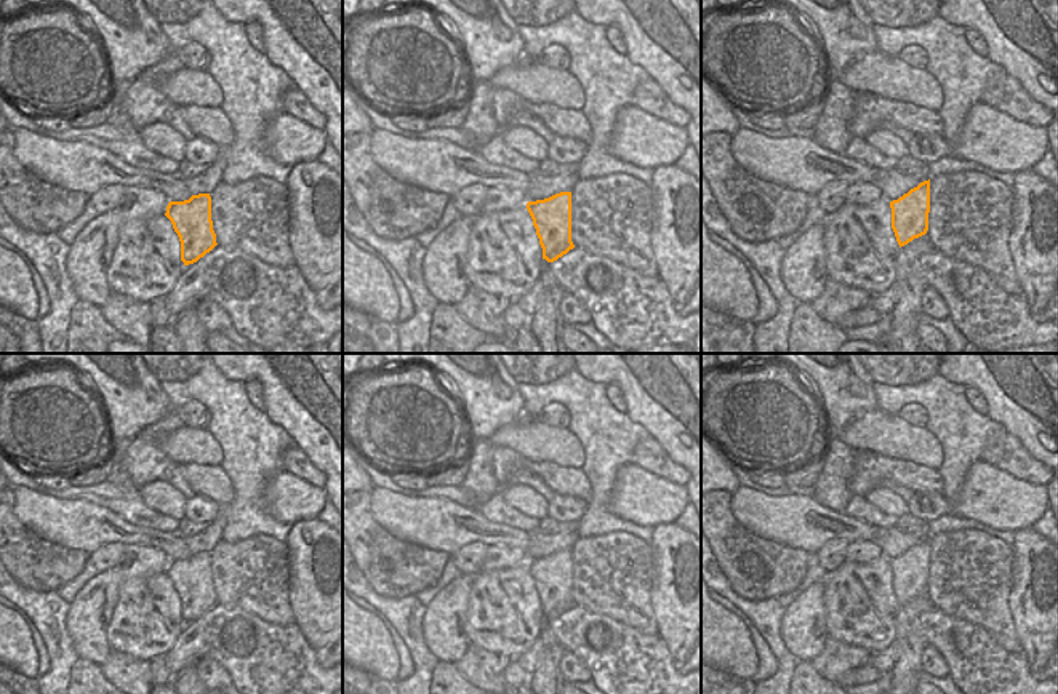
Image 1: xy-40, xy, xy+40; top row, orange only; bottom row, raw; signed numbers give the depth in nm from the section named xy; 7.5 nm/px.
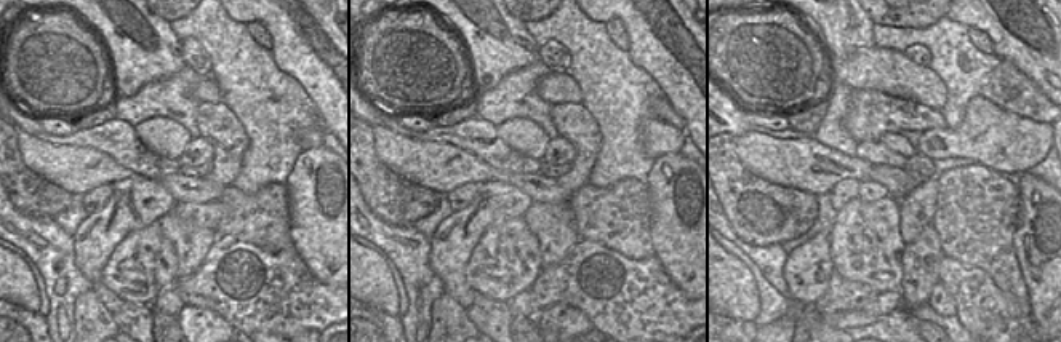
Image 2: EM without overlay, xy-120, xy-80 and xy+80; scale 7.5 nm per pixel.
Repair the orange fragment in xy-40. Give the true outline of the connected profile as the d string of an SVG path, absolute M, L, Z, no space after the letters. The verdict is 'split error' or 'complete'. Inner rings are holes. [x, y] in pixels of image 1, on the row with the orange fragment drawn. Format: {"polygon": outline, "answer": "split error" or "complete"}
{"polygon": "M210 193L192 195L184 201L170 201L165 216L179 237L184 265L197 262L218 245Z", "answer": "complete"}

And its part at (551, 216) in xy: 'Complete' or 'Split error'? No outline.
Complete.

